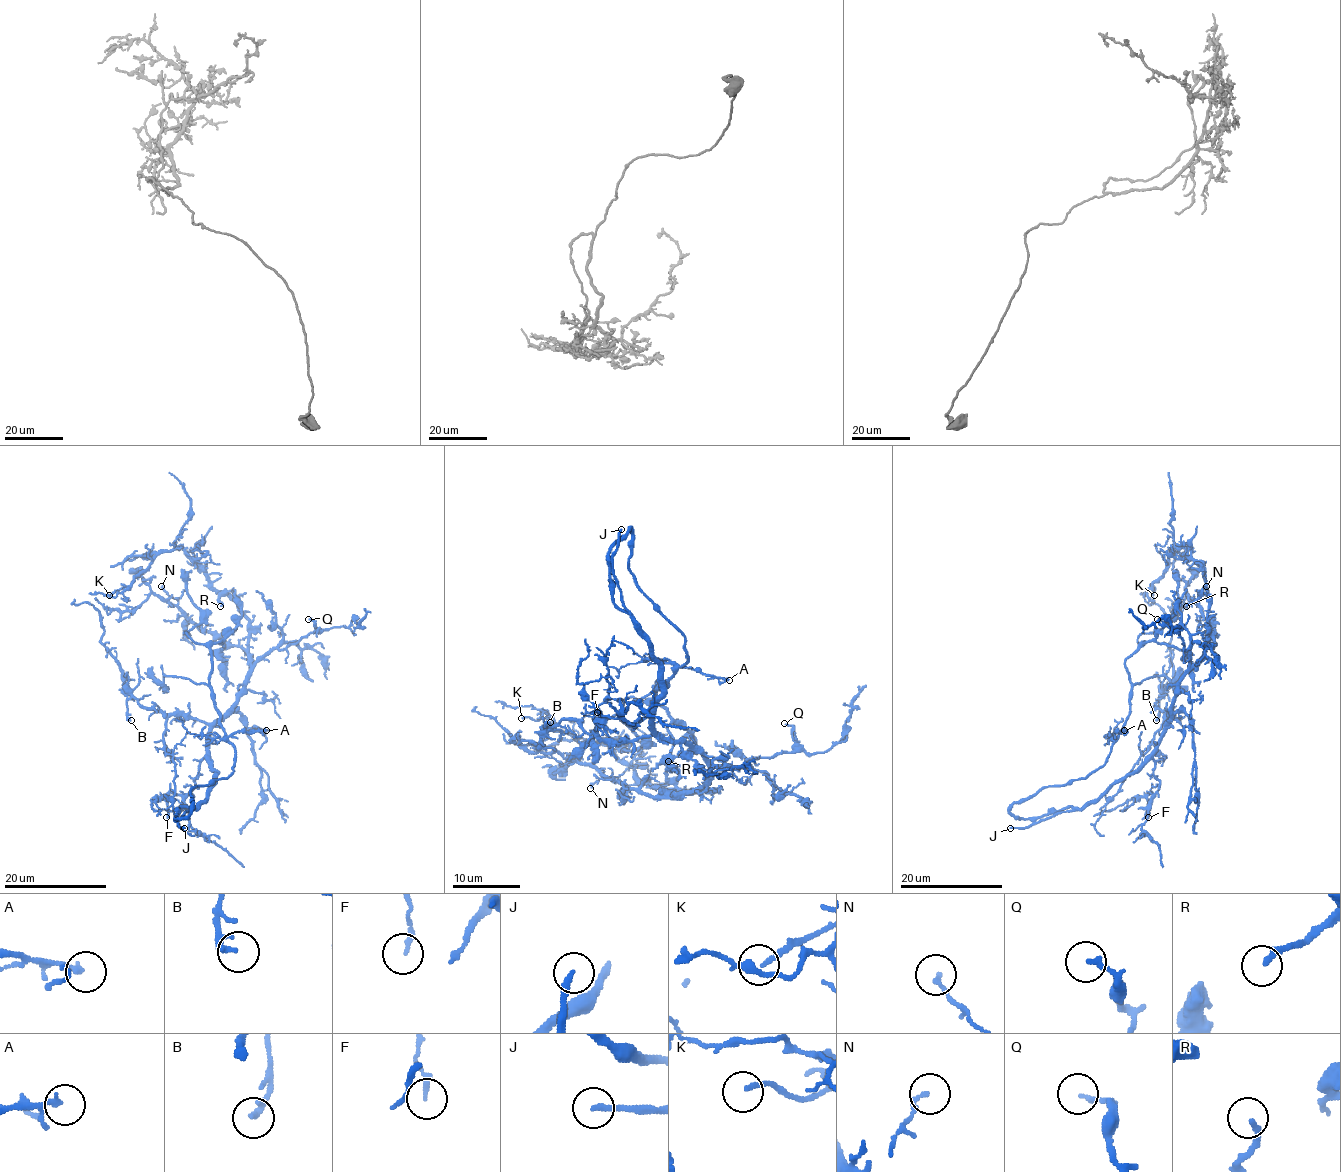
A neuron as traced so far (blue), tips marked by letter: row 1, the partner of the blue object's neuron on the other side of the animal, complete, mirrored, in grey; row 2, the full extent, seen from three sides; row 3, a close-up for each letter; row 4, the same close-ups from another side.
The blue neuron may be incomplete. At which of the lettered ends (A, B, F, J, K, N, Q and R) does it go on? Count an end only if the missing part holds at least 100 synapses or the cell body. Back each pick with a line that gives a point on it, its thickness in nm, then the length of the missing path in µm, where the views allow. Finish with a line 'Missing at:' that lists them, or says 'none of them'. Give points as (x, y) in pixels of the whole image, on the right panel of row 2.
J: at (1010, 828); 200 nm thick; about 170 µm are missing
Missing at: J

